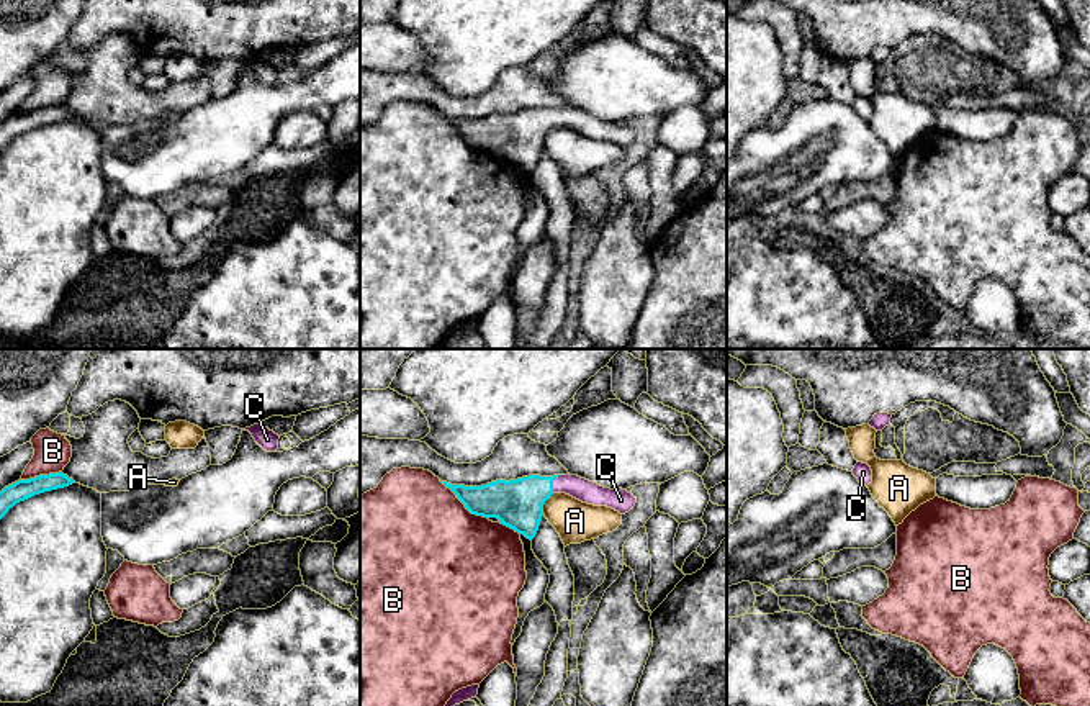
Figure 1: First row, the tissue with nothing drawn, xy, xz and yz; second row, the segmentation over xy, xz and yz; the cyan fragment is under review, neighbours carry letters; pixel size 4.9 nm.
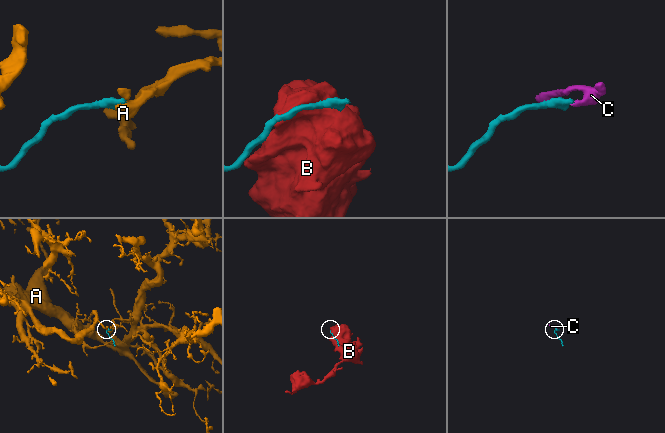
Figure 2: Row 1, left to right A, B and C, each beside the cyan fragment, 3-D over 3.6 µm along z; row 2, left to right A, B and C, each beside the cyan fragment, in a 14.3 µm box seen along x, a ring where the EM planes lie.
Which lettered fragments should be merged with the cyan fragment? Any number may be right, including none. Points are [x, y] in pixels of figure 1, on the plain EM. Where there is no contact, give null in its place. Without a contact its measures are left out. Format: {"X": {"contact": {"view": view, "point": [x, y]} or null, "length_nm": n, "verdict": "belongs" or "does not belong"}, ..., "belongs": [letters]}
{"A": {"contact": {"view": "xz", "point": [544, 136]}, "length_nm": 120, "verdict": "does not belong"}, "B": {"contact": {"view": "xz", "point": [462, 135]}, "length_nm": 300, "verdict": "does not belong"}, "C": {"contact": {"view": "xz", "point": [552, 117]}, "length_nm": 90, "verdict": "belongs"}, "belongs": ["C"]}

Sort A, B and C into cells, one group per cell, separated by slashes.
A / B / C

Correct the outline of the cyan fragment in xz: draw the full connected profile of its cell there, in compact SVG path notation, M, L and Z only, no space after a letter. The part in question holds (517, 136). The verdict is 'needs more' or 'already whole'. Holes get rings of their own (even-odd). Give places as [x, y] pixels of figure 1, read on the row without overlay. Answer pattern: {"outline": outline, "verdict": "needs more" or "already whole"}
{"outline": "M570 106L553 110L529 108L509 115L496 113L481 120L450 118L447 115L442 116L457 128L457 131L471 147L483 151L498 151L501 157L514 162L519 167L524 167L530 174L538 164L543 149L543 138L553 126L566 126L583 136L594 139L607 139L619 144L620 147L633 143L637 136L637 131L627 123L604 121L594 115Z", "verdict": "needs more"}

